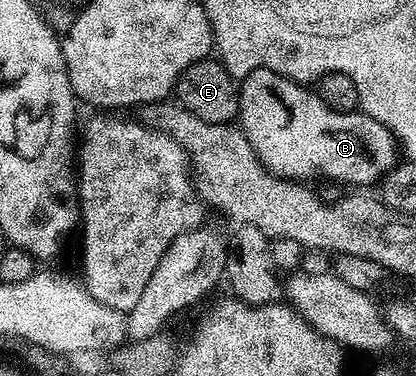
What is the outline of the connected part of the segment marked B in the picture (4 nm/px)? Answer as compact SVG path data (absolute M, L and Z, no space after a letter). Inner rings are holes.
M258 69L245 78L239 85L238 124L247 136L255 158L269 173L284 177L287 181L310 182L310 177L324 177L327 181L340 181L343 185L363 187L374 186L390 169L397 164L397 142L395 135L389 132L377 119L368 113L338 113L319 98L318 92L311 93L306 84L290 81L288 77L277 75L268 69Z

